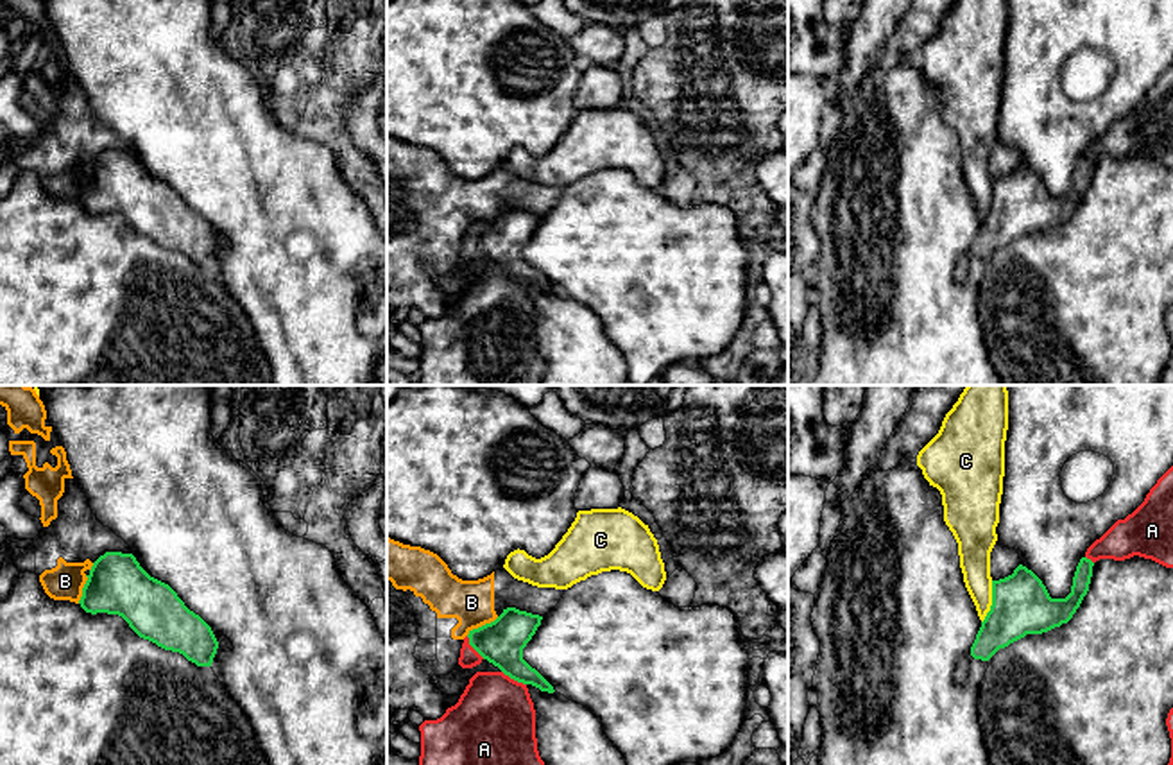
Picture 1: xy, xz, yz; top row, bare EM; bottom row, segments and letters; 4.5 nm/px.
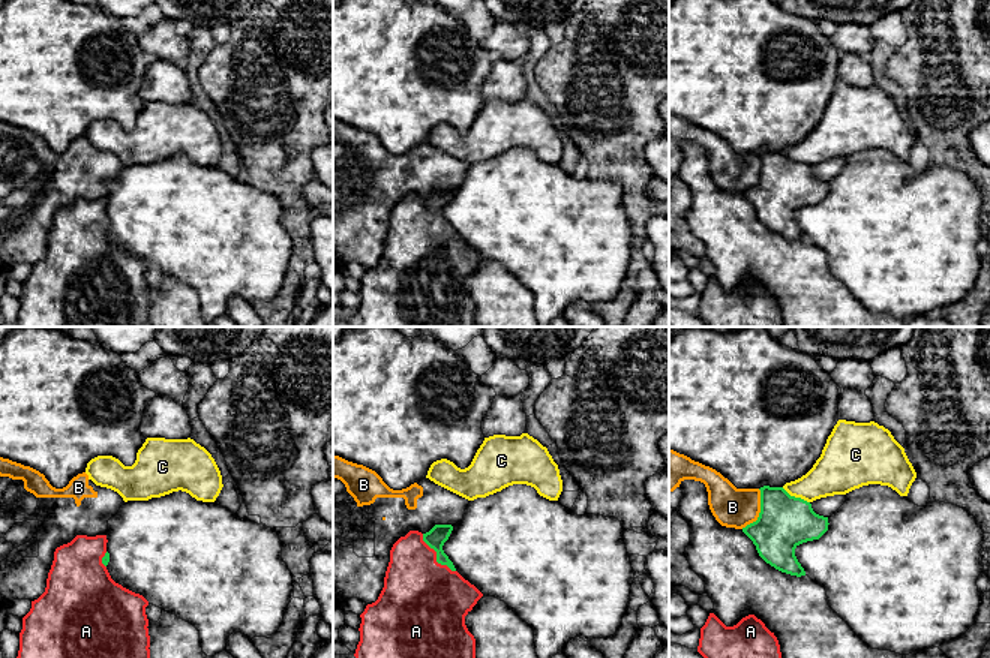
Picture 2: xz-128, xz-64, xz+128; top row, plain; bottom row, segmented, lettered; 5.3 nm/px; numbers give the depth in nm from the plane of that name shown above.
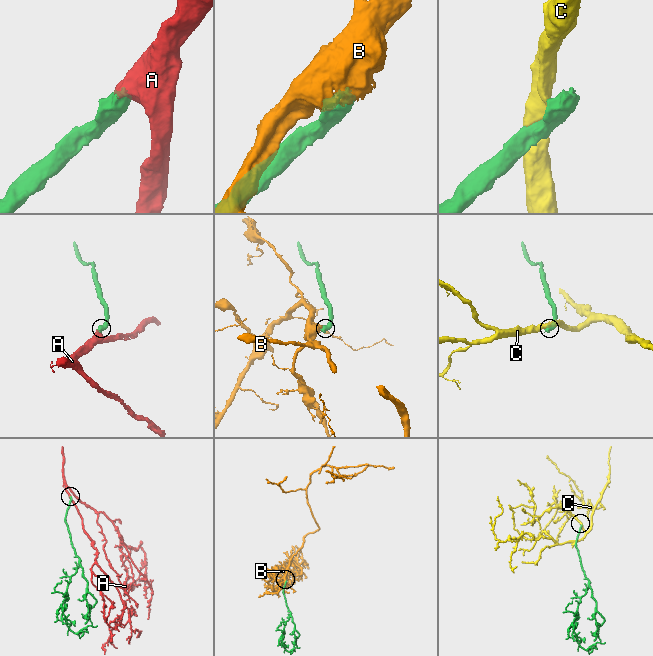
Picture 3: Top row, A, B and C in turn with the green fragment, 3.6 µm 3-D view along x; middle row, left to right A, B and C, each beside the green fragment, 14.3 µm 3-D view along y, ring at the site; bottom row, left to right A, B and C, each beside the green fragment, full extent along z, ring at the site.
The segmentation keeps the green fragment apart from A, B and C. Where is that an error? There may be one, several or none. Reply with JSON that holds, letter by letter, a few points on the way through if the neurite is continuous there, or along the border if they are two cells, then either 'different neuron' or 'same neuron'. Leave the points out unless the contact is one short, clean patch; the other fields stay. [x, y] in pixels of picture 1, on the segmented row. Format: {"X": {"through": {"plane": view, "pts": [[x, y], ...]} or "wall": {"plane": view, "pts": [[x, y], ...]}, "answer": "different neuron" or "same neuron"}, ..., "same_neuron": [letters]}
{"A": {"answer": "same neuron"}, "B": {"wall": {"plane": "xz", "pts": [[498, 617], [473, 627], [466, 635]]}, "answer": "different neuron"}, "C": {"answer": "different neuron"}, "same_neuron": ["A"]}

